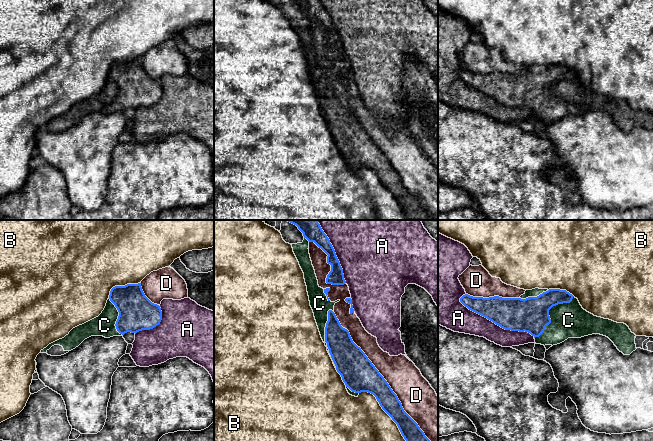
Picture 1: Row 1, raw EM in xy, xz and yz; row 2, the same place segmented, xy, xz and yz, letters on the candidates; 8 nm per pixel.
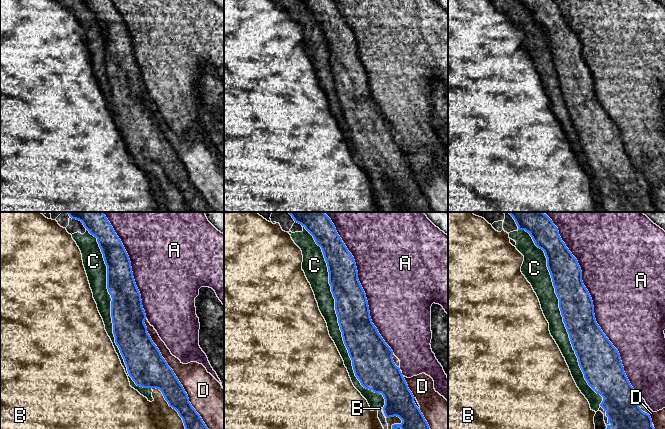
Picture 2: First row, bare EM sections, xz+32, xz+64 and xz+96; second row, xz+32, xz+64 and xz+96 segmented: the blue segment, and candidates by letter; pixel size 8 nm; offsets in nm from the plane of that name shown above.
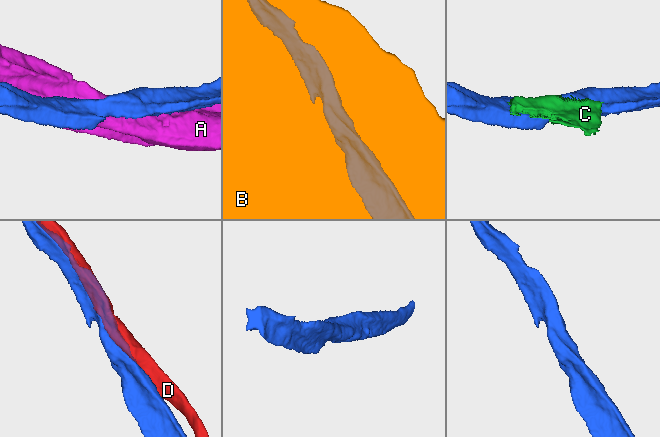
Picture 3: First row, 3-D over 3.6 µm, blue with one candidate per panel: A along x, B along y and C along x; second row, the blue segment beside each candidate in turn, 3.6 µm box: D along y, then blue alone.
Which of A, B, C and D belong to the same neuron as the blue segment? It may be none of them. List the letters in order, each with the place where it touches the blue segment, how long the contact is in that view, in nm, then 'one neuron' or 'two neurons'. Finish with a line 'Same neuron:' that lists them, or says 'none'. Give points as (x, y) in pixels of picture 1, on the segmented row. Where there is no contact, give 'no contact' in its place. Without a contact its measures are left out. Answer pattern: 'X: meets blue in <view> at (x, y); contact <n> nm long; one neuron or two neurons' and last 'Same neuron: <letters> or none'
A: meets blue in yz at (496, 324); contact 700 nm long; two neurons
B: meets blue in xz at (384, 410); contact 550 nm long; two neurons
C: meets blue in xz at (325, 338); contact 480 nm long; two neurons
D: meets blue in xz at (382, 376); contact 1300 nm long; two neurons
Same neuron: none

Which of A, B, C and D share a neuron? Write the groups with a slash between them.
A / B / C / D

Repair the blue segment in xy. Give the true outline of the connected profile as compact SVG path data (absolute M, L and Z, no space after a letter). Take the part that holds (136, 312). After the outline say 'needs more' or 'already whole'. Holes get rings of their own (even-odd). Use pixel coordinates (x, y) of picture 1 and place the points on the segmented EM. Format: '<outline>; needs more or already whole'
M141 283L115 286L109 299L119 312L115 326L122 335L153 329L162 320L160 306L145 296Z; already whole

